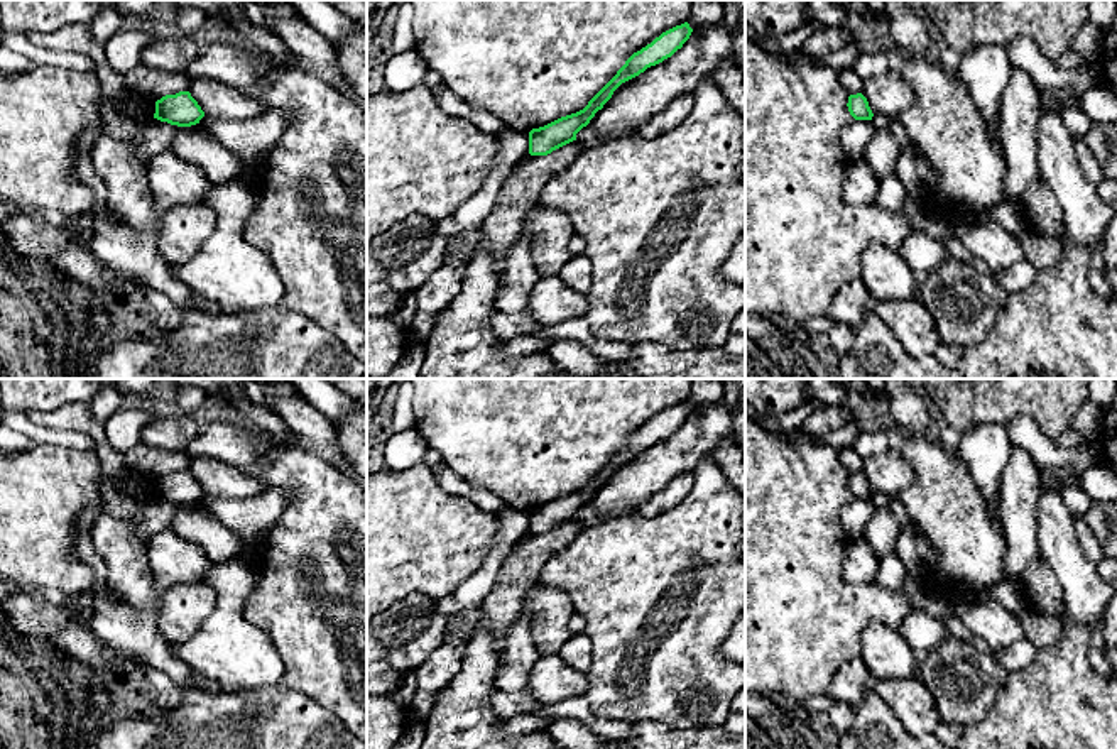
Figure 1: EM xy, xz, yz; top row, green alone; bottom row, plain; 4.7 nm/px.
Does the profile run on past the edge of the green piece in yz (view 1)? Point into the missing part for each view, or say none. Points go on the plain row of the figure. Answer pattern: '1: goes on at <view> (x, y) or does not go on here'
1: does not go on here

